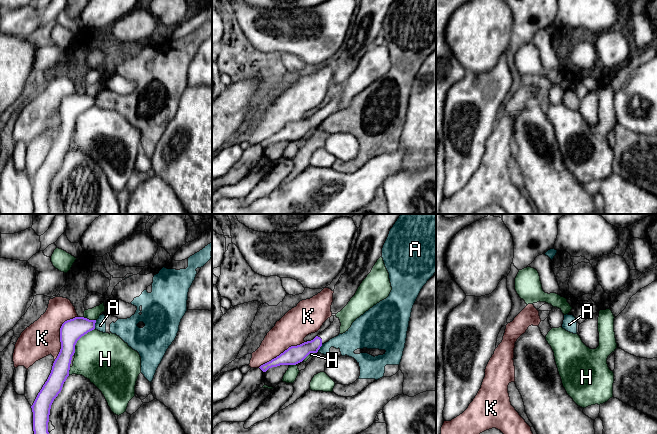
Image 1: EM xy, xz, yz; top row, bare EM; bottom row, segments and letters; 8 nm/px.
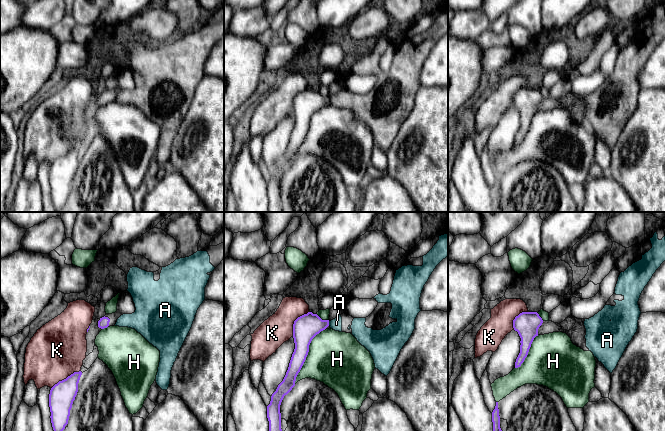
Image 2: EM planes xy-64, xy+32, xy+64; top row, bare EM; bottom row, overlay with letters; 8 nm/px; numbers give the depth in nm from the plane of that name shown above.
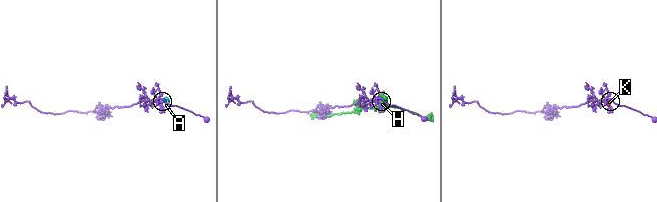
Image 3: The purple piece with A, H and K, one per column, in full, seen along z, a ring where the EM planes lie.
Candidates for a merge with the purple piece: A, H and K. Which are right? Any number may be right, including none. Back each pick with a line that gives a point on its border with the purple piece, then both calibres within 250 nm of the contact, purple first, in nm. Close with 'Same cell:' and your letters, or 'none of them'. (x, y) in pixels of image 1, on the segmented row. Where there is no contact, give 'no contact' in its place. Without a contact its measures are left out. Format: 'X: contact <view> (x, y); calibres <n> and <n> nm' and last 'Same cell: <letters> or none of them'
Same cell: none of them

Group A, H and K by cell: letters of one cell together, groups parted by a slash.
A / H / K

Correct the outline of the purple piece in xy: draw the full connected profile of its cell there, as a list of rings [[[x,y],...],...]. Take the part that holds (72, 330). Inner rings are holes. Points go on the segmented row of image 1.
[[[75,317],[62,324],[60,328],[60,352],[53,363],[47,381],[31,406],[34,434],[49,434],[48,422],[51,405],[61,392],[63,384],[69,376],[75,345],[82,336],[95,329],[95,323],[96,320]]]

